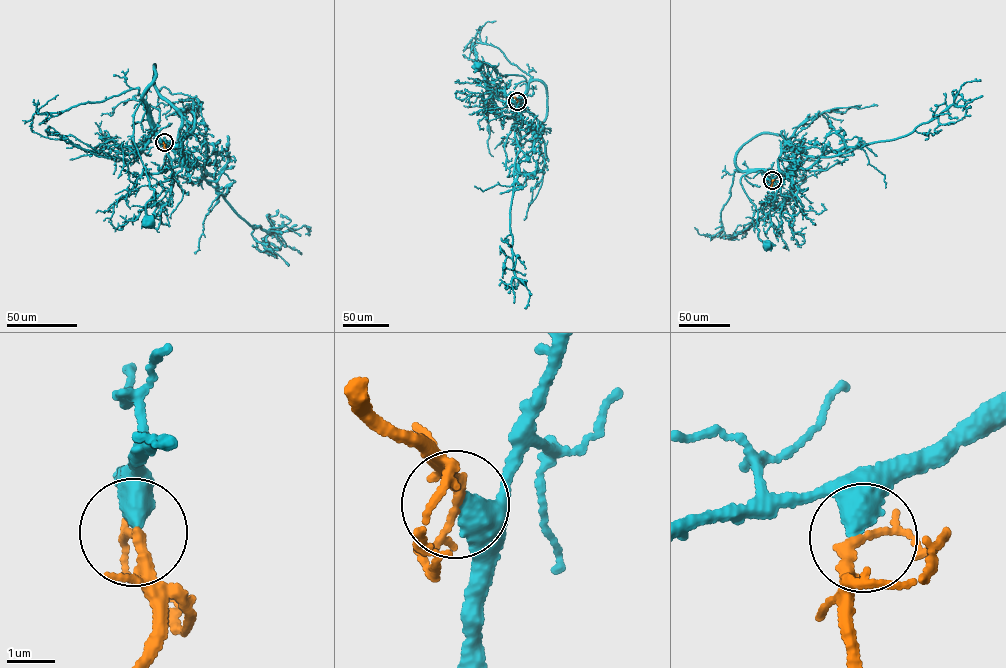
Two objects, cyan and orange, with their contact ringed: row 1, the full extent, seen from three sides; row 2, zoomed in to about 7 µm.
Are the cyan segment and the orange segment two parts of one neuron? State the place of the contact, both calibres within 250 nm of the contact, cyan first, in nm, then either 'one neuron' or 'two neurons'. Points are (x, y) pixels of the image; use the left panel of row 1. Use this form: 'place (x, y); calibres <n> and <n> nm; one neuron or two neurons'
place (164, 142); calibres 550 and 180 nm; one neuron

